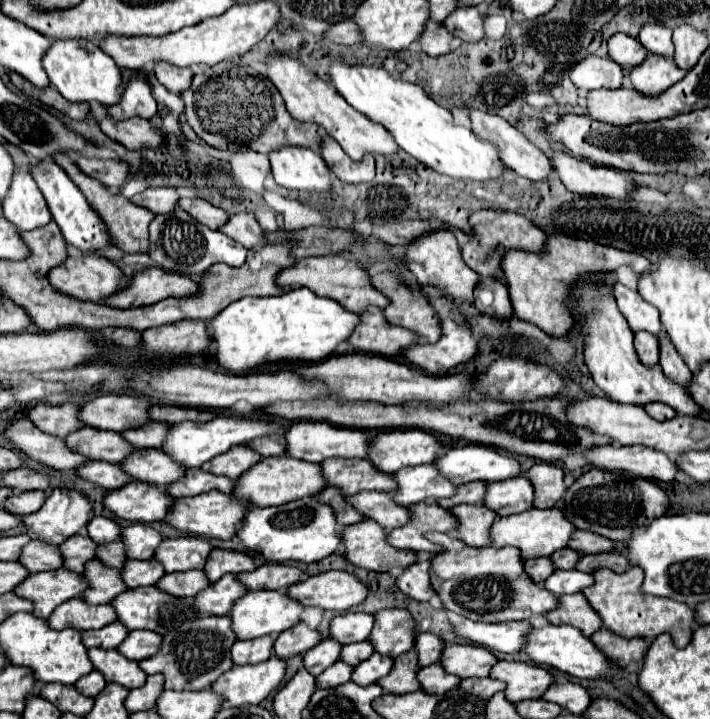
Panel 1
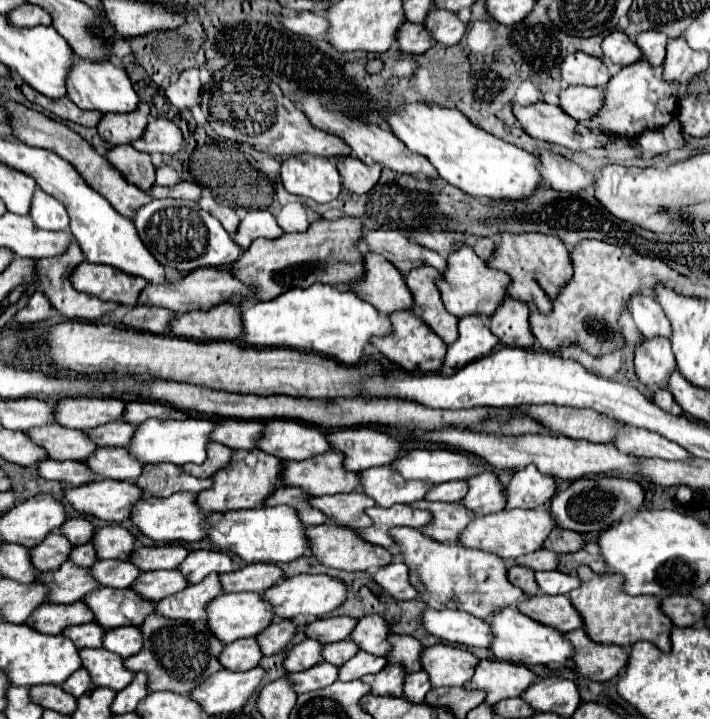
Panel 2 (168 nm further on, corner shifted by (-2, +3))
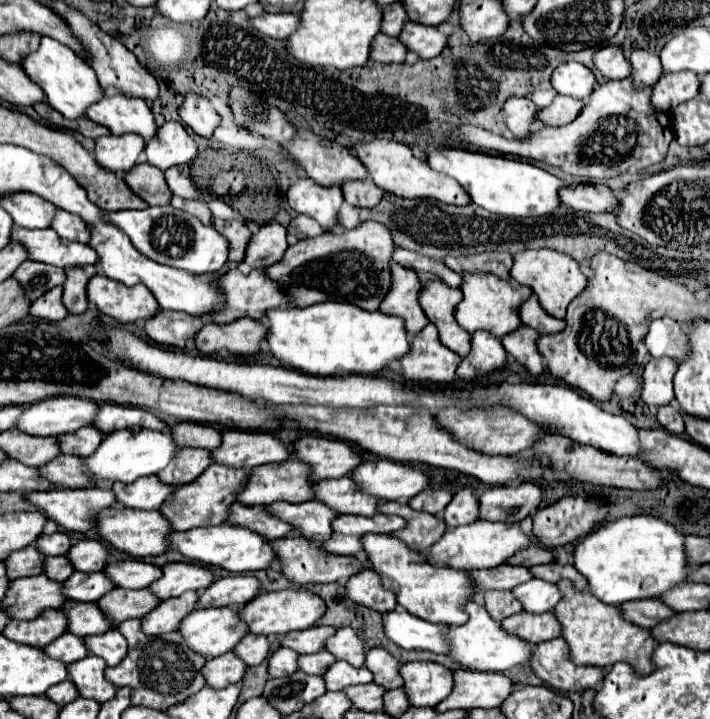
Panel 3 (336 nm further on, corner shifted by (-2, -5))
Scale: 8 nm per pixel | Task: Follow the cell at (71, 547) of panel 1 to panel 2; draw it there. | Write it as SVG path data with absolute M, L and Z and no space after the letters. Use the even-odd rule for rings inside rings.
M53 531L43 541L43 545L37 545L35 549L31 549L31 559L39 571L55 571L61 567L63 561L69 559L71 549L73 549L71 541L67 541L63 533Z

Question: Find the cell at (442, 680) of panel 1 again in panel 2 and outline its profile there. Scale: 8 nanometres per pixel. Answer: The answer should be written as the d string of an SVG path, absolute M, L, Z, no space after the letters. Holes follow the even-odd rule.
M417 671L417 673L409 673L405 677L403 695L411 703L423 703L425 701L425 693L429 693L429 691L431 691L431 681L429 681L427 673Z

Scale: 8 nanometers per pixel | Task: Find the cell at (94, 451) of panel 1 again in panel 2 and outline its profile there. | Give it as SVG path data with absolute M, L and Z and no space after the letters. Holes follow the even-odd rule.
M57 423L29 429L27 435L37 445L41 445L51 459L57 459L57 461L65 461L65 459L83 461L91 457L91 453L95 453L97 449L97 445L91 441L91 437L85 431L61 427Z

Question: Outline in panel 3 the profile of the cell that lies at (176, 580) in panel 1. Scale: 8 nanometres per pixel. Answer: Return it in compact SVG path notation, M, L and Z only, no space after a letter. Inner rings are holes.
M115 587L111 593L105 593L97 605L103 609L103 613L107 613L109 621L113 621L113 627L117 627L121 621L145 617L159 605L159 599L149 589L131 591Z

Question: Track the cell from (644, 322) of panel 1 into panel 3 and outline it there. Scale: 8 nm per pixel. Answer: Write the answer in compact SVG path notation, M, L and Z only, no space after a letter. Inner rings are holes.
M669 317L651 321L645 345L655 359L671 357L675 361L683 361L689 355L689 337L685 329Z

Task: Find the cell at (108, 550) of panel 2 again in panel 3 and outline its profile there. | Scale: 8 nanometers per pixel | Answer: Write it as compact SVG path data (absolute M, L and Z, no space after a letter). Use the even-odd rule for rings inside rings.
M79 541L67 551L67 559L75 565L75 571L93 573L103 571L107 563L107 551L101 541Z

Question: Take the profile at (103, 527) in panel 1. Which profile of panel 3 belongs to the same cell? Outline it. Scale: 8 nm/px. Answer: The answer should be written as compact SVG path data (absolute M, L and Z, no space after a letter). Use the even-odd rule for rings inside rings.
M53 533L53 535L41 535L37 541L39 549L43 549L45 557L55 557L55 555L65 555L69 551L69 537L65 533Z

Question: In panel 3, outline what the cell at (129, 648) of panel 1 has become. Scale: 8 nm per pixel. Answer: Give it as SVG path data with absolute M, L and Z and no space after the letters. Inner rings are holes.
M111 629L103 635L89 635L83 641L87 645L87 651L101 657L109 667L117 665L127 653L127 641L117 629Z

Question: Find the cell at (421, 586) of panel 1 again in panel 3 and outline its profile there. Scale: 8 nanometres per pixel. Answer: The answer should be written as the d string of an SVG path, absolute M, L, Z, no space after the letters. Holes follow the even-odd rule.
M363 569L355 577L349 577L345 583L345 597L379 613L387 613L397 605L395 595L389 589L383 589L381 579L373 573L373 569Z

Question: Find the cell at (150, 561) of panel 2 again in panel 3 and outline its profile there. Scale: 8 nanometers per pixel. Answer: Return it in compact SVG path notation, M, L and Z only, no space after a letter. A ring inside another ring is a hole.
M125 559L125 561L109 561L103 573L107 573L107 577L111 577L111 581L115 581L117 587L143 589L149 587L161 575L161 569L137 559Z

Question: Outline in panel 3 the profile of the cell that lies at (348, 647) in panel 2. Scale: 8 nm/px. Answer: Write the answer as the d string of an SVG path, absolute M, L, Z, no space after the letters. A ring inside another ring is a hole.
M319 651L313 655L299 655L299 671L307 675L323 675L331 663L335 663L335 657L329 651Z

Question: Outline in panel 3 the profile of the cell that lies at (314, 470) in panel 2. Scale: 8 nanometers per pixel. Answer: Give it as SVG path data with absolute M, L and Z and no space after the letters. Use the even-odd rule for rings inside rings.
M283 461L283 465L259 465L251 469L249 481L239 493L237 501L243 505L269 505L273 501L303 503L313 499L309 481L311 469L297 461Z

